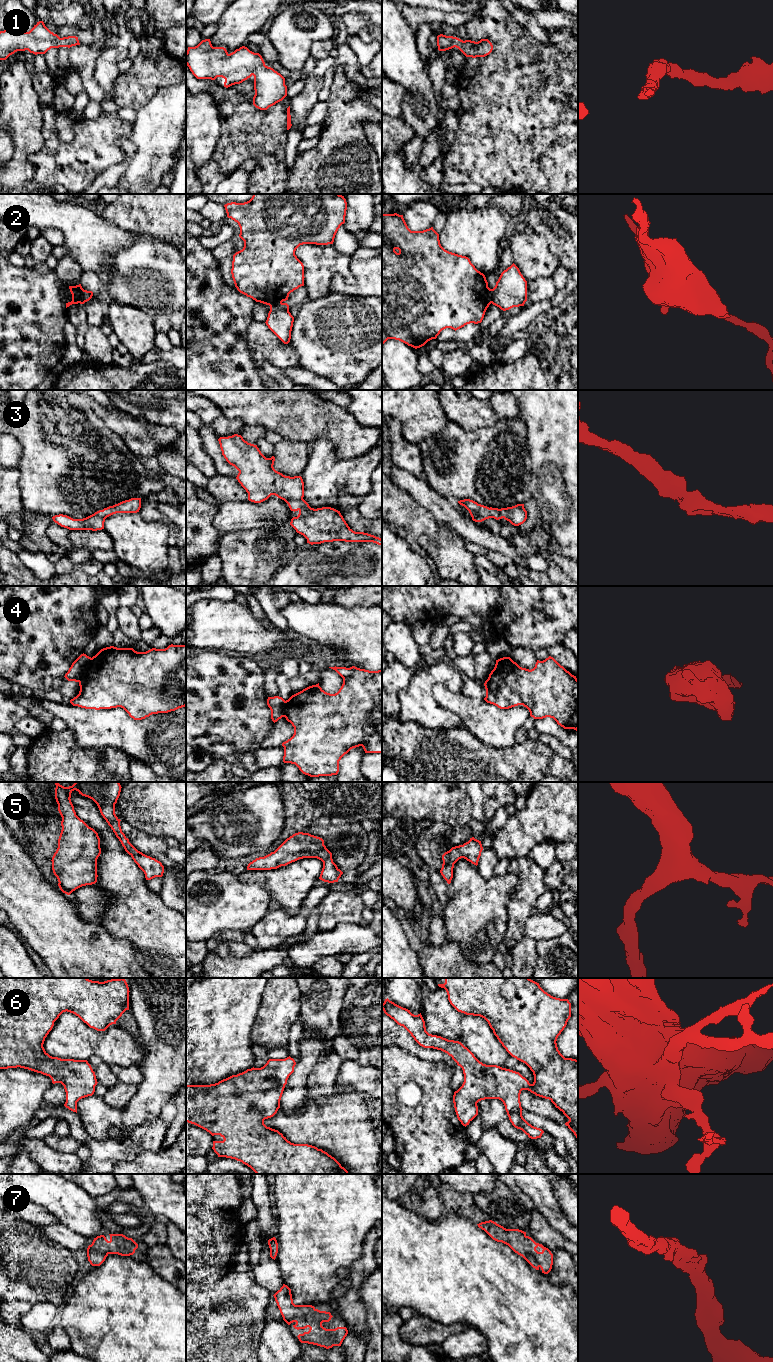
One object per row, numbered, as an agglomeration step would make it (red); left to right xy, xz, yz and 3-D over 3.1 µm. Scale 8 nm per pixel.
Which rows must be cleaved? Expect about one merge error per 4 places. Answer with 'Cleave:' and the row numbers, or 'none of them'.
Cleave: 2, 4

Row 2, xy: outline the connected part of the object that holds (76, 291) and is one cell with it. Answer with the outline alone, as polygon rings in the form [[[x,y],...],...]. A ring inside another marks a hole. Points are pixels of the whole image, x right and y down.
[[[81,284],[76,285],[76,286],[69,286],[70,292],[72,294],[72,301],[66,303],[66,308],[69,307],[72,304],[83,304],[83,301],[81,299],[81,293],[83,291],[83,288]]]

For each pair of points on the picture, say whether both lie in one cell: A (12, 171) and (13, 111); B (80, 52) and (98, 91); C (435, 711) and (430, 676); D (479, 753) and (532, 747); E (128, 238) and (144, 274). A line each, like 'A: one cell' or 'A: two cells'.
A: one cell
B: one cell
C: one cell
D: one cell
E: two cells

